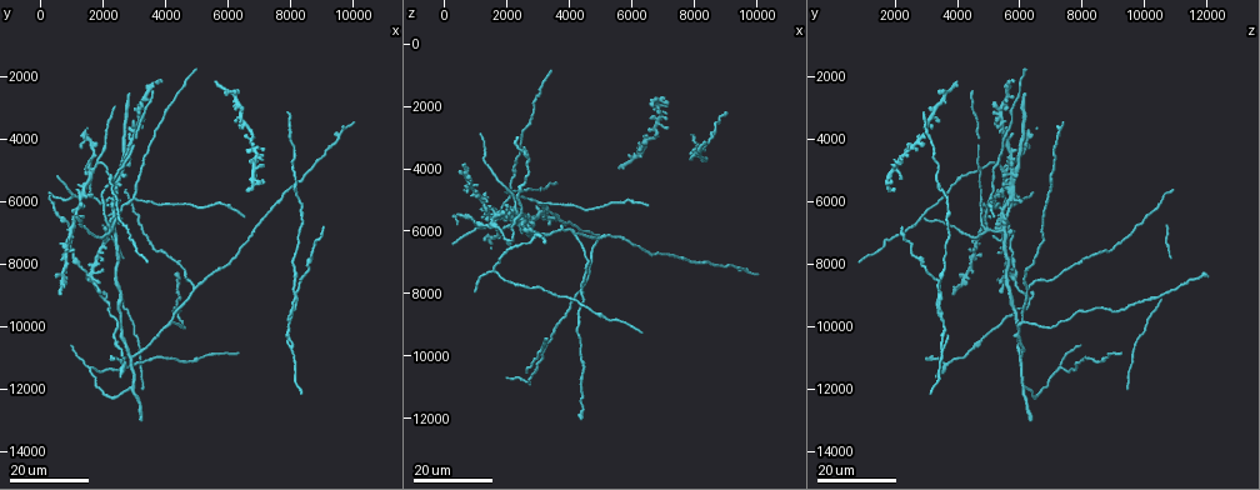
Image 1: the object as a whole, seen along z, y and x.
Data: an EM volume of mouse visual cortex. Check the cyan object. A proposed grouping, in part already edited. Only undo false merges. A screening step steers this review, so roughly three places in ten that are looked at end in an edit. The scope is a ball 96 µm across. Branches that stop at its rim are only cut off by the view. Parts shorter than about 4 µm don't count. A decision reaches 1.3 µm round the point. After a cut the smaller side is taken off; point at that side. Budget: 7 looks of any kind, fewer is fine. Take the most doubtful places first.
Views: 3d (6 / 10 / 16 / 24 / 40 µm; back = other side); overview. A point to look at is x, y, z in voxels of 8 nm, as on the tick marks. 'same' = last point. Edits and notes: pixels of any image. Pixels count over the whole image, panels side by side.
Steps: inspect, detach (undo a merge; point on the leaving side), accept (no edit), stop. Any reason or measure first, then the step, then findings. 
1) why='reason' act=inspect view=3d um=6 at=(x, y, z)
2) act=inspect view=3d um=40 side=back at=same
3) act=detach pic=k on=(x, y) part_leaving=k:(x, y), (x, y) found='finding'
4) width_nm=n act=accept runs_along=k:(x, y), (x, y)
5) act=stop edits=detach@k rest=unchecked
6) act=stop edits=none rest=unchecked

why='four arms meet' act=inspect view=3d um=16 at=(2300, 6800, 4900)

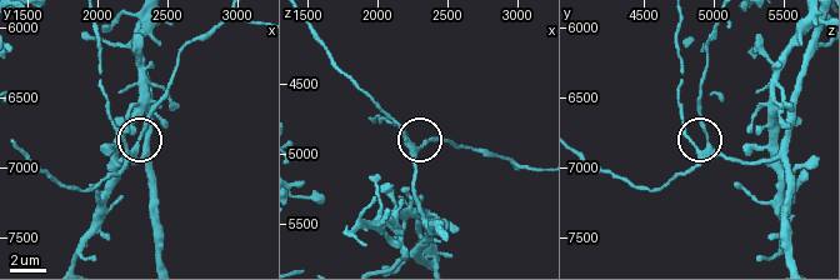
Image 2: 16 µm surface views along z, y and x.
act=inspect view=3d um=10 at=(2280, 6860, 4960)

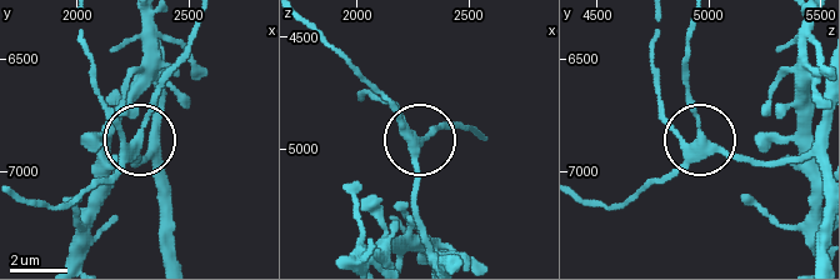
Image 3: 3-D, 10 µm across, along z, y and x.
arms=4 act=accept runs_along=3:(818, 163), (746, 163), (696, 144), (655, 94) found='one neuron here'

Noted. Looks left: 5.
why='looks like a crossing' act=inspect view=3d um=24 at=(1600, 5000, 5600)

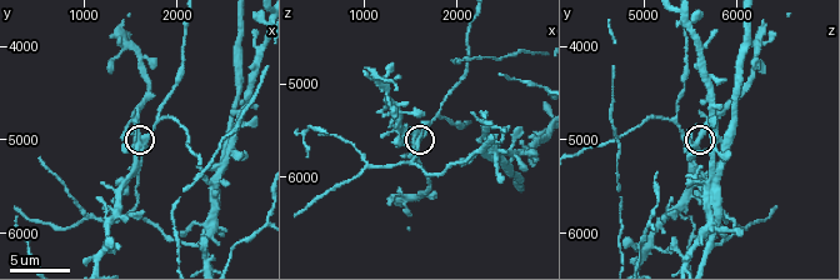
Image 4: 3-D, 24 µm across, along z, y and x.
act=inspect view=3d um=10 at=(1650, 5050, 5500)

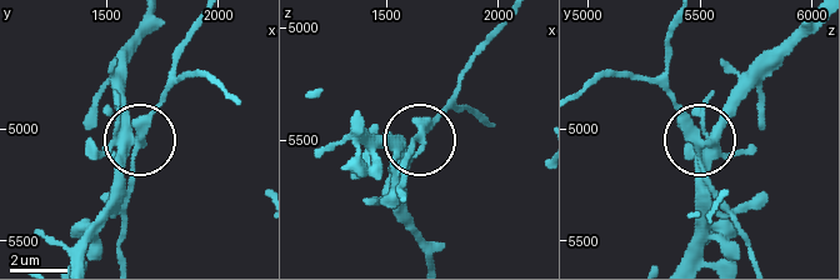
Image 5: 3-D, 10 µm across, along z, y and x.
act=inspect view=3d um=6 at=(1660, 5050, 5510)

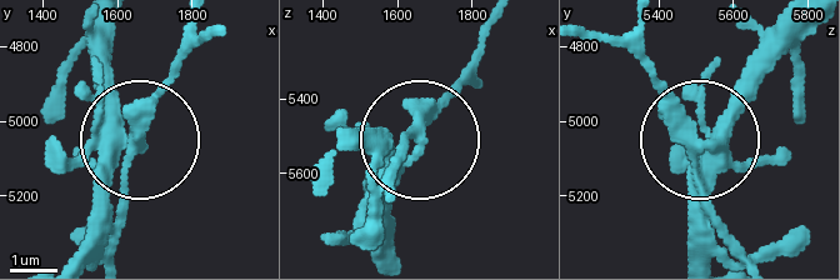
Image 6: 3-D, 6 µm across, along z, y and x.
side_arm_um=16 act=accept found='all the same neuron'

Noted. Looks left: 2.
why='looks like a crossing' act=inspect view=3d um=24 at=(2300, 6500, 5400)

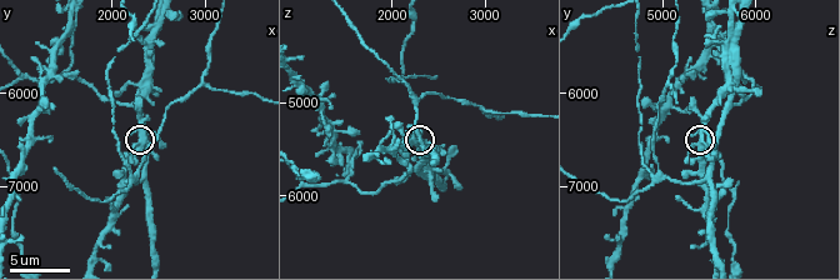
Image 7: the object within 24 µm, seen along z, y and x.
act=inspect view=3d um=10 at=same

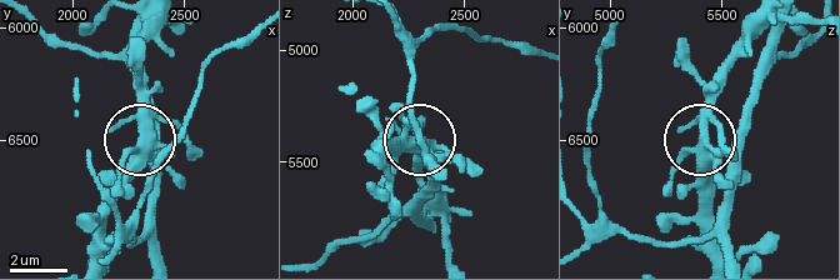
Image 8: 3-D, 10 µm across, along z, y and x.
width_nm=400 act=accept runs_along=8:(726, 258), (726, 173), (700, 141), (698, 205) found='all the same neuron'

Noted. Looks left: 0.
act=stop edits=none rest=unchecked

